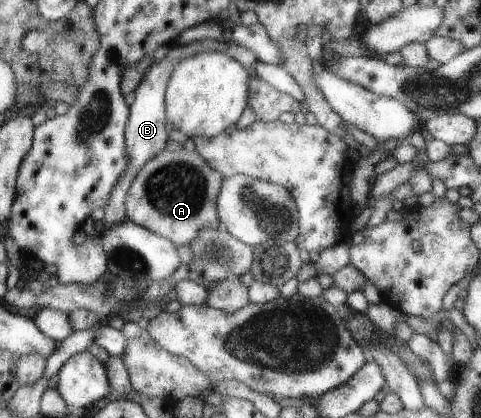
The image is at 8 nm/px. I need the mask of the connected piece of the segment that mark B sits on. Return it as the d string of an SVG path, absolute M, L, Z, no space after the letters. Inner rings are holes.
M199 39L184 45L171 46L167 55L162 58L160 62L154 61L151 63L151 66L148 66L137 88L134 90L135 99L130 105L130 113L126 124L126 147L128 148L128 156L130 156L128 168L126 169L126 174L120 179L115 192L112 193L110 202L107 204L107 207L104 208L105 216L103 216L102 221L105 222L105 225L113 226L128 219L125 201L133 179L137 176L138 170L146 162L149 162L149 159L152 159L158 152L161 152L169 141L168 136L171 128L169 127L166 117L165 95L167 83L170 82L170 76L174 72L175 67L178 63L181 63L183 59L189 59L192 56L207 51L225 53L230 57L234 57L236 61L239 61L248 69L251 69L253 73L255 63L259 60L250 48L239 44L237 41L228 39Z

